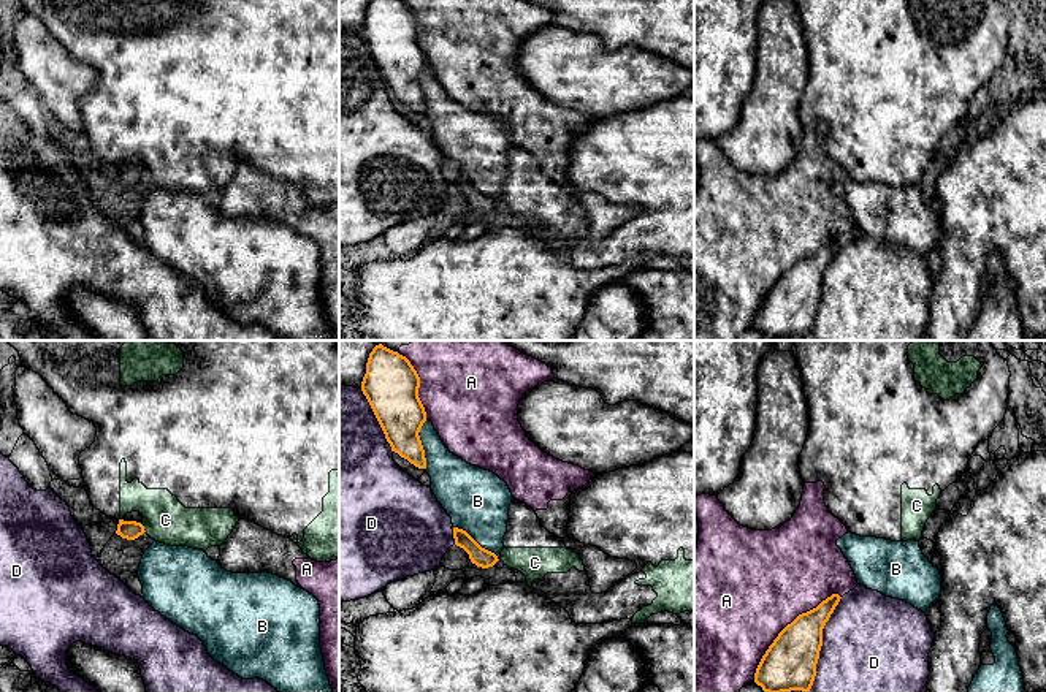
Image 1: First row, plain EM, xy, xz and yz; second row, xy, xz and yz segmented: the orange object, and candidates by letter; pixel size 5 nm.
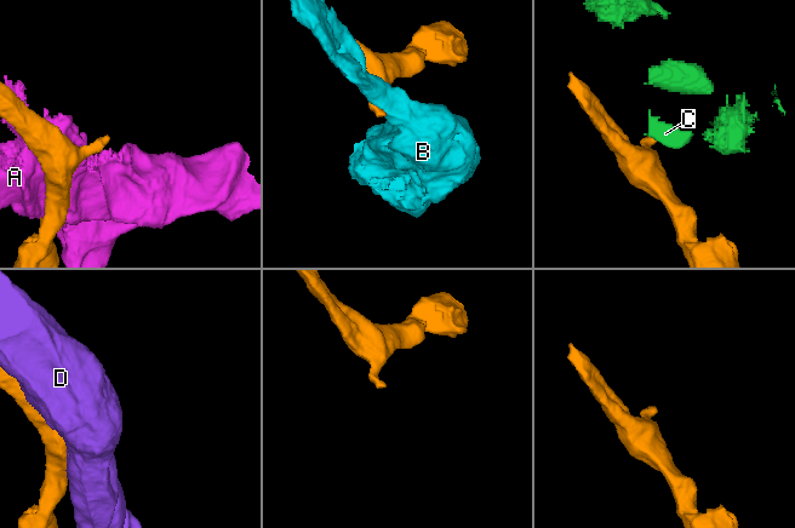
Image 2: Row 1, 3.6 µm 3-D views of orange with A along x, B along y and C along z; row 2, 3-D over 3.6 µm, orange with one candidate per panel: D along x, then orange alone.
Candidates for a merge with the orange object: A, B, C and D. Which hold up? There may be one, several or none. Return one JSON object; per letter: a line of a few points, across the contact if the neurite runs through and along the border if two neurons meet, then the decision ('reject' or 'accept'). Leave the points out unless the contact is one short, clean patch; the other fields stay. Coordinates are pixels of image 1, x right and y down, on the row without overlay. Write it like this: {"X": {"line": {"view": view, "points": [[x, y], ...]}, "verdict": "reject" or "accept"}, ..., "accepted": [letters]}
{"A": {"verdict": "reject"}, "B": {"verdict": "reject"}, "C": {"line": {"view": "xy", "points": [[141, 170], [146, 176]]}, "verdict": "reject"}, "D": {"verdict": "reject"}, "accepted": []}

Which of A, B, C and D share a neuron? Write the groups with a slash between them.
A / B / C / D

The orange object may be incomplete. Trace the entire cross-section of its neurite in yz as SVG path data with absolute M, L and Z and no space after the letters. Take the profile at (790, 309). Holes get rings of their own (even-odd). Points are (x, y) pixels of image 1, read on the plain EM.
M832 239L778 279L754 318L754 328L764 337L810 337L823 291L823 274L840 244L838 239Z

